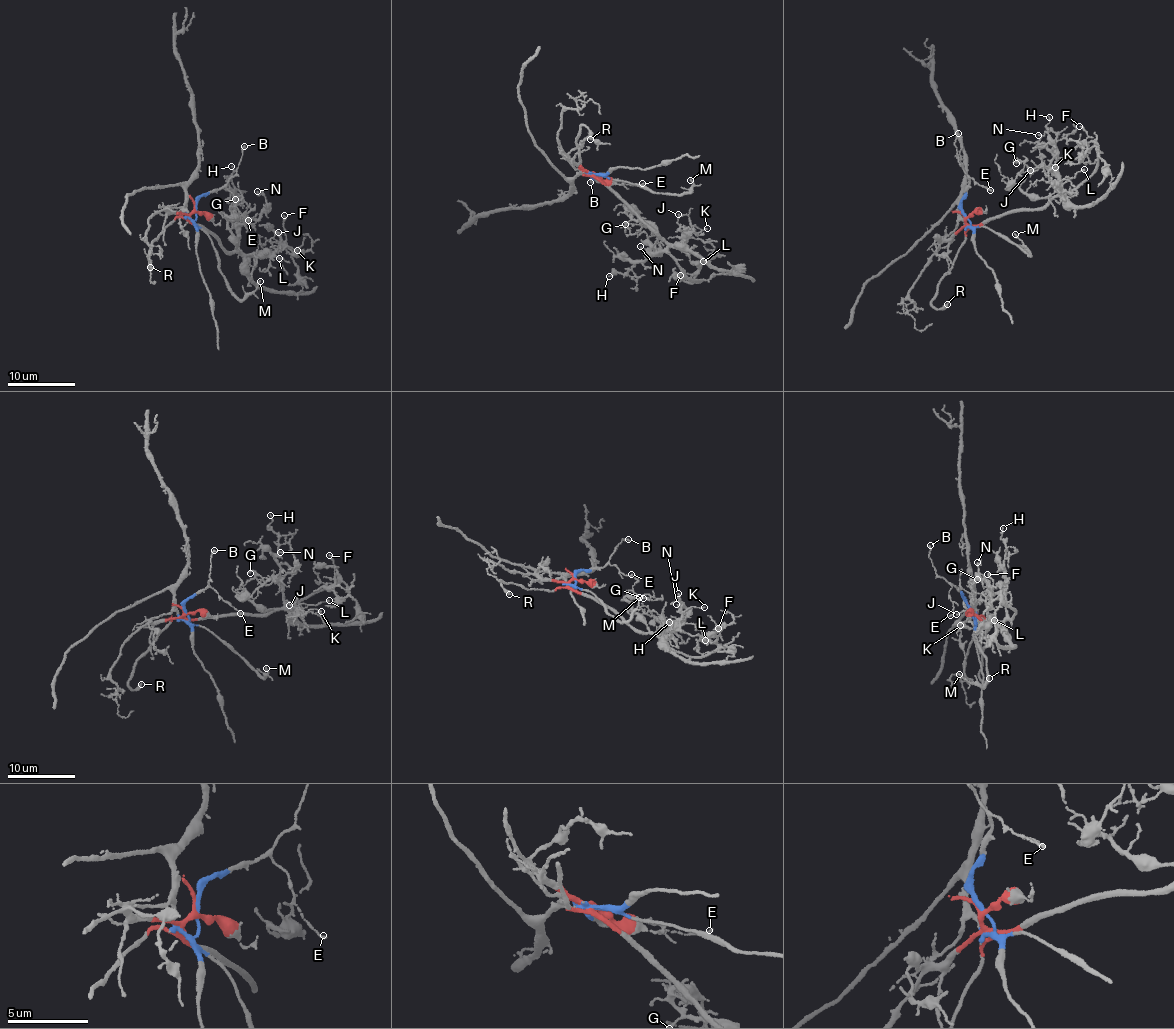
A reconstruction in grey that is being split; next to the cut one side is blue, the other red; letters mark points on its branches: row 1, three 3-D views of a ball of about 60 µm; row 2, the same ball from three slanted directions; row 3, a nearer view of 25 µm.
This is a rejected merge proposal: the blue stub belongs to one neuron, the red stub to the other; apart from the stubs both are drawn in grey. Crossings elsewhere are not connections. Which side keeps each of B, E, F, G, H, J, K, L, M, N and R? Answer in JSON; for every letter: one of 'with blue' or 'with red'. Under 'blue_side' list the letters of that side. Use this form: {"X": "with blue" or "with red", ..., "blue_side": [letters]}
{"B": "with blue", "E": "with blue", "F": "with red", "G": "with red", "H": "with red", "J": "with red", "K": "with red", "L": "with red", "M": "with blue", "N": "with red", "R": "with red", "blue_side": ["B", "E", "M"]}

